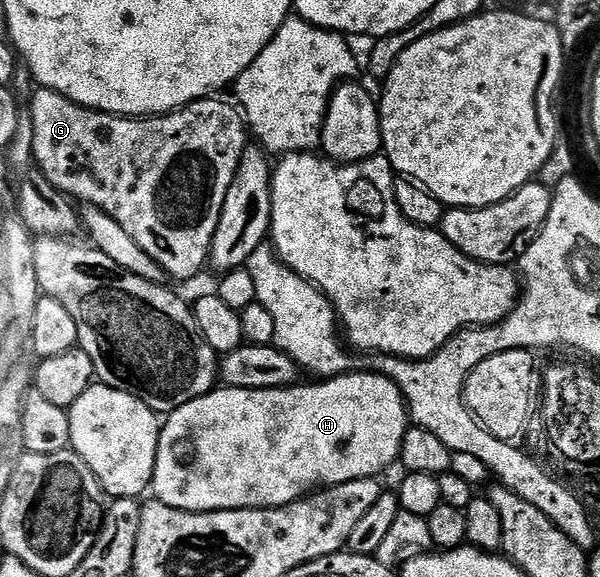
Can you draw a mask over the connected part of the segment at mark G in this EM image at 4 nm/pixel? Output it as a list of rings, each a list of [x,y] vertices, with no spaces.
[[[38,88],[27,105],[27,116],[33,124],[33,159],[36,168],[41,168],[40,176],[66,197],[77,203],[94,205],[107,215],[111,215],[111,219],[115,219],[115,223],[119,223],[119,227],[123,227],[123,231],[127,231],[127,235],[131,235],[131,239],[135,239],[135,243],[139,243],[139,247],[143,247],[143,251],[147,251],[147,255],[151,255],[151,259],[155,259],[155,263],[159,263],[161,270],[170,278],[189,281],[201,268],[206,268],[211,239],[215,235],[215,227],[219,227],[219,215],[223,211],[223,199],[227,199],[227,187],[231,187],[231,179],[239,167],[239,159],[247,144],[247,125],[242,114],[233,105],[234,110],[227,102],[217,100],[221,99],[192,101],[182,109],[174,109],[171,113],[155,117],[118,117],[115,113],[101,113],[98,109],[88,109],[87,106],[75,103],[50,89]]]

